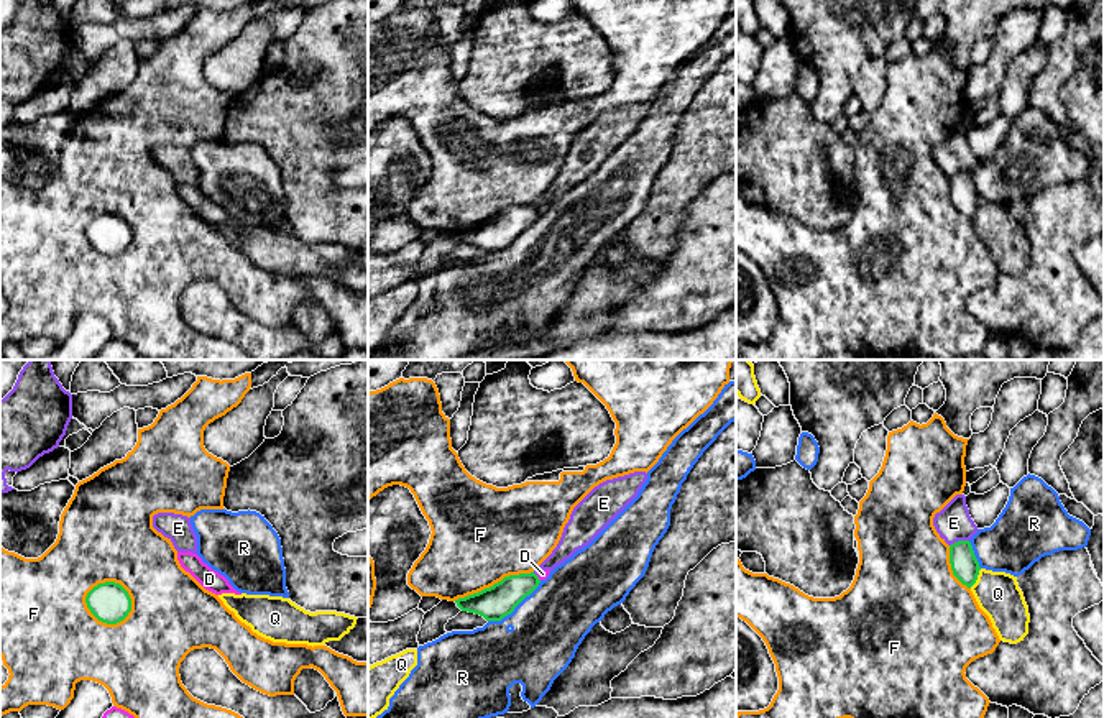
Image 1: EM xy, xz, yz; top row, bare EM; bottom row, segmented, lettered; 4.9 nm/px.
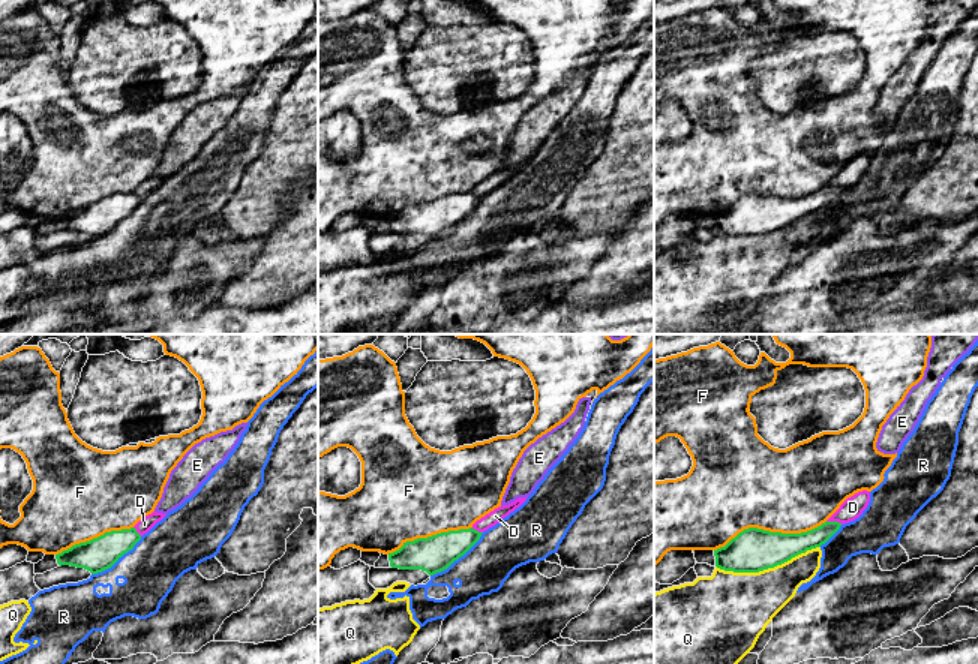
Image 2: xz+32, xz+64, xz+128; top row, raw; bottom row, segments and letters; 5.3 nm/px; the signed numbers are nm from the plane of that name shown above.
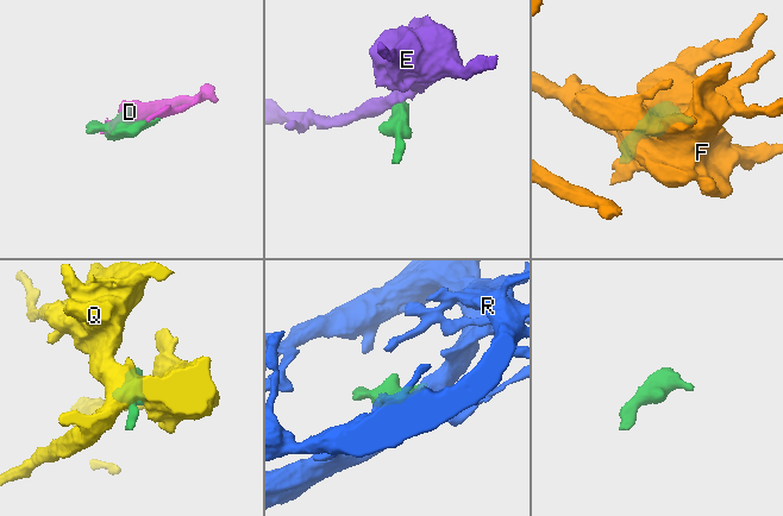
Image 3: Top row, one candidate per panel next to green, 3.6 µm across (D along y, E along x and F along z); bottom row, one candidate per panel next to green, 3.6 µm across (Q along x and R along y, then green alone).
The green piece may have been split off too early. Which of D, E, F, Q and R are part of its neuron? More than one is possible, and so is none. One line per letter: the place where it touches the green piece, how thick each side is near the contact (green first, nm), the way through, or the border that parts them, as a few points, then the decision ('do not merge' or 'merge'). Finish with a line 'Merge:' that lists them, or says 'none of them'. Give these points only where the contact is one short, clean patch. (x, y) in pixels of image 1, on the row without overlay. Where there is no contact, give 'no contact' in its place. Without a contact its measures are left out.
D: contact xz (538, 211); calibres 170 and 50 nm; border xz (536, 207), (539, 212); do not merge
E: contact yz (958, 173); calibres 140 and 180 nm; border yz (968, 171), (958, 171), (950, 178); do not merge
F: contact xy (104, 253); calibres 200 and 440 nm; do not merge
Q: contact yz (976, 211); calibres 140 and 220 nm; do not merge
R: contact xz (515, 239); calibres 170 and 360 nm; do not merge
Merge: none of them

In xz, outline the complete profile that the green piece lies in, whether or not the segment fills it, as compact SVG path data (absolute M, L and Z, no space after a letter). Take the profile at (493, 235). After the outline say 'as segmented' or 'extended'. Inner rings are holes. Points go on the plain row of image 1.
M534 204L509 207L490 220L455 232L455 235L462 243L480 246L486 253L501 253L511 246L539 215L540 212Z; as segmented

